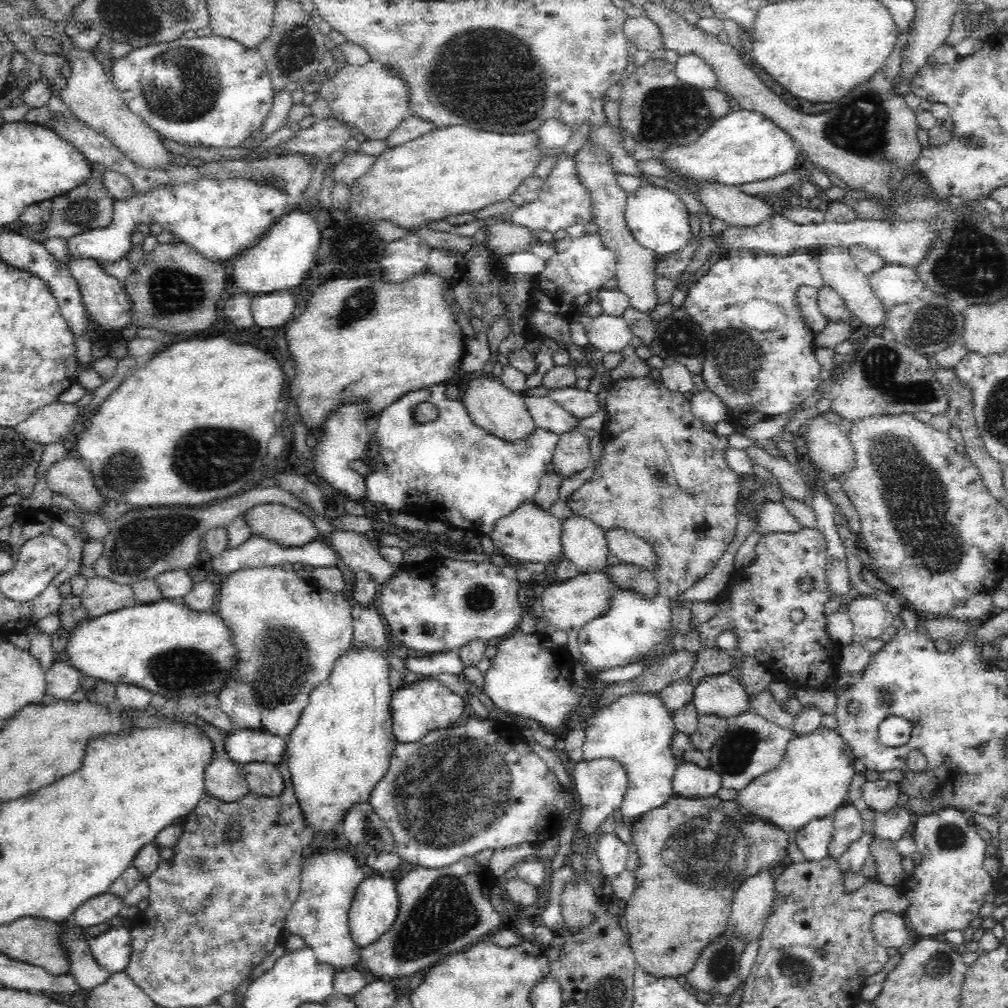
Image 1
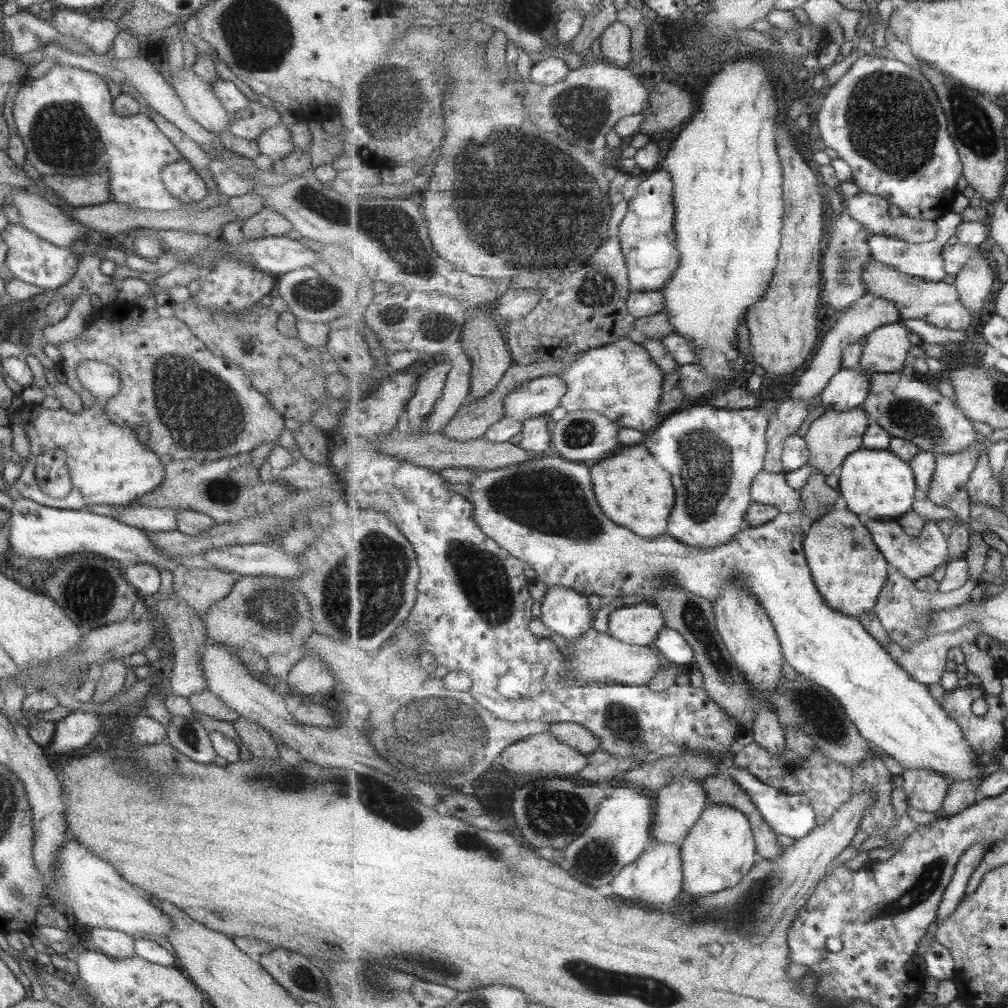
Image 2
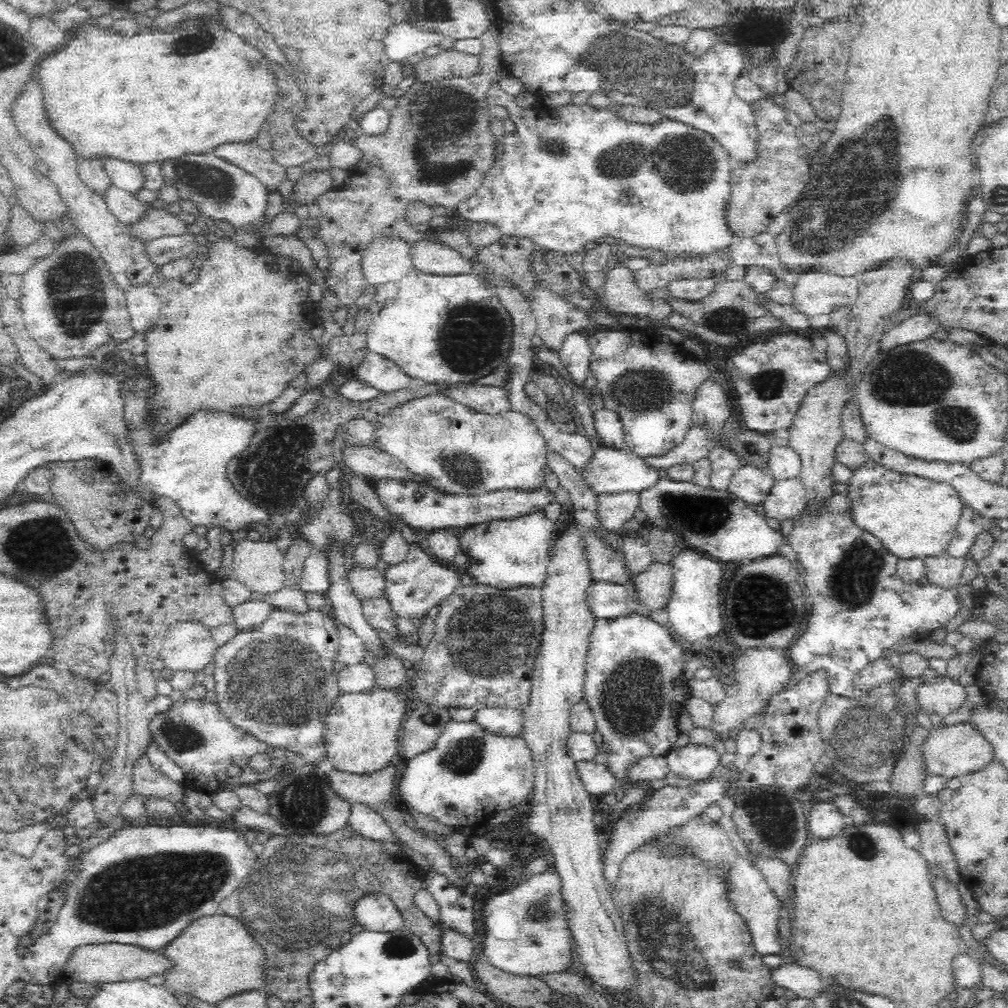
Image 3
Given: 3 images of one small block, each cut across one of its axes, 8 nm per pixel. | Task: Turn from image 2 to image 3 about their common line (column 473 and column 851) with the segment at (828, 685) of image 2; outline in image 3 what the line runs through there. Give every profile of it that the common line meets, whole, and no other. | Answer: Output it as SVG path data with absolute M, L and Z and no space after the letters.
M869 458L853 470L848 487L852 520L860 529L876 536L898 559L923 559L925 576L930 583L944 589L956 589L960 585L964 557L945 554L950 540L956 536L963 509L962 500L952 485L891 471Z

